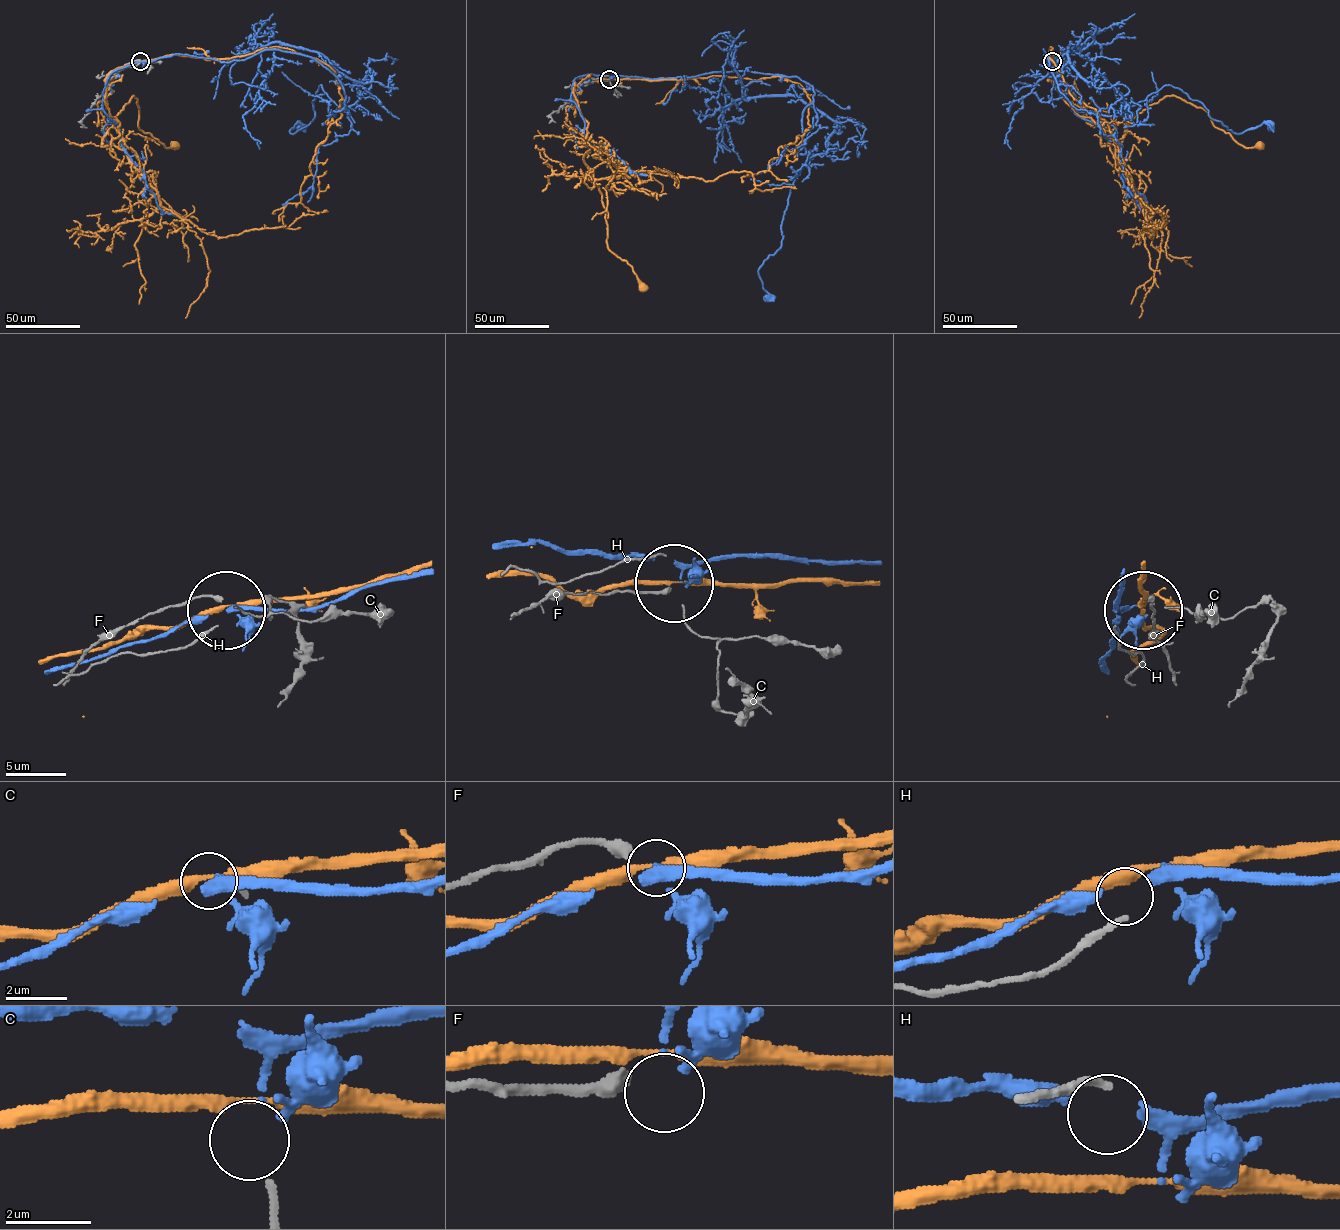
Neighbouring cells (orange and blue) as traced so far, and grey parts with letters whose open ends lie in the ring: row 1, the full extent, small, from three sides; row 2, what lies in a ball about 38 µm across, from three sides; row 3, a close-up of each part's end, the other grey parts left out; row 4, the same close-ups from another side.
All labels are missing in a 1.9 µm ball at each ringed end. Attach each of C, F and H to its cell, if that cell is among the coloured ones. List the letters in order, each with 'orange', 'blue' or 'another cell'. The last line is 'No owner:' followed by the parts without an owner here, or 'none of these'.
C: blue
F: another cell
H: another cell
No owner: F, H

